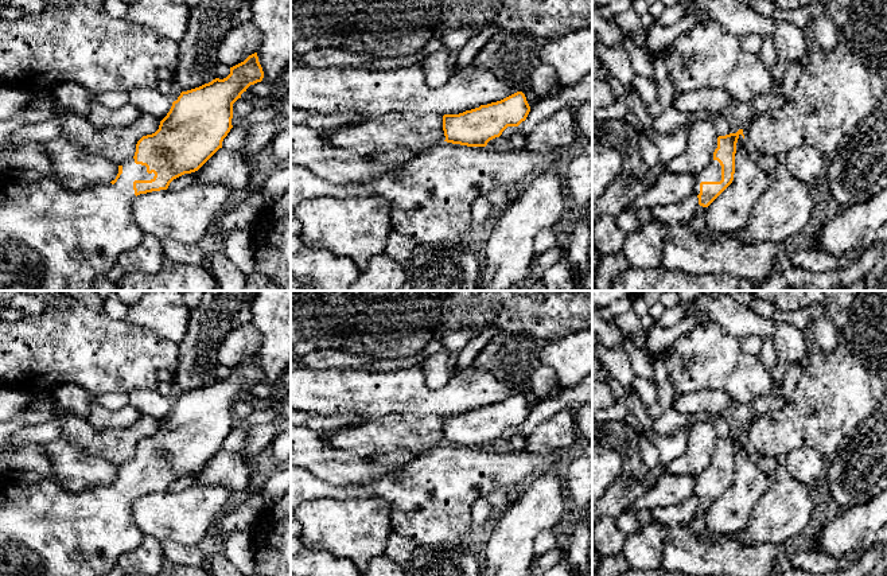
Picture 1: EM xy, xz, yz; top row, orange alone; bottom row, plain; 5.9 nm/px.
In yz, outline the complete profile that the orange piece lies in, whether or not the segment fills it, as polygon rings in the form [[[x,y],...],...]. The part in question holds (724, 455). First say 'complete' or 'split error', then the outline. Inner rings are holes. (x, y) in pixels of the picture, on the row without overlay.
split error | [[[743,431],[719,437],[711,466],[696,476],[695,495],[700,507],[689,524],[690,532],[701,540],[731,537],[746,545],[783,544],[800,538],[808,533],[813,511],[812,493],[781,464],[770,472],[767,490],[755,505],[746,528],[731,534],[720,534],[708,528],[707,509],[734,482],[736,444],[740,436],[744,440]]]

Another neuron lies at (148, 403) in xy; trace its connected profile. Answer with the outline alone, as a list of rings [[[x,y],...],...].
[[[135,390],[128,394],[129,405],[135,408],[140,416],[149,416],[163,421],[172,408],[168,397],[155,390]]]

